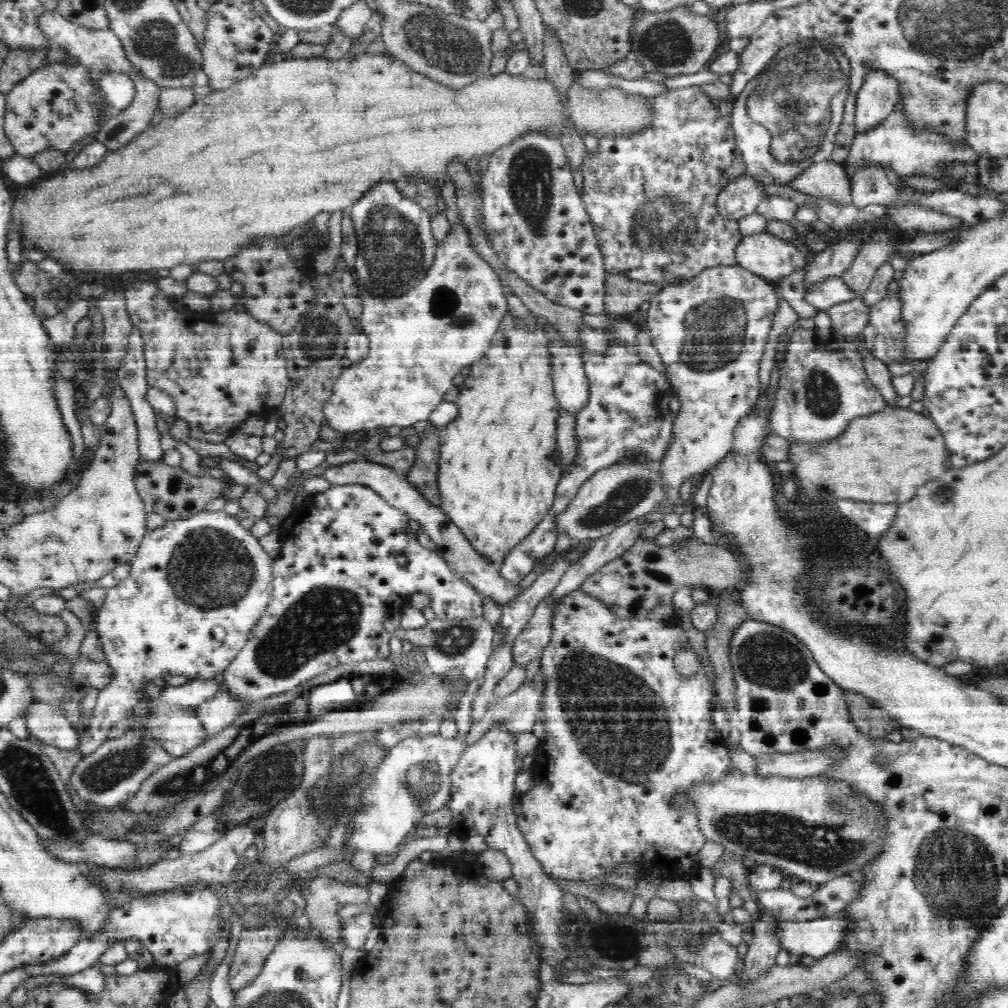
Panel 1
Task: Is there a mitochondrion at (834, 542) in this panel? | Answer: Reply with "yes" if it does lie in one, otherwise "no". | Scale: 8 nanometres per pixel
yes

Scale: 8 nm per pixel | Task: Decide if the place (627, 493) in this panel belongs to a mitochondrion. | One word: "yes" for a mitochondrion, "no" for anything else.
yes

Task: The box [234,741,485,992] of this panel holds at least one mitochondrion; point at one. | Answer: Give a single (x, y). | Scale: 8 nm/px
(271, 776)

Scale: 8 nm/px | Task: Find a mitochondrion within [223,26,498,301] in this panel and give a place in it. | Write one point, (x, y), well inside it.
(393, 249)

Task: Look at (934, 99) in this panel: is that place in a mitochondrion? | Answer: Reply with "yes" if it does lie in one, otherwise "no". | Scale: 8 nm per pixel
yes

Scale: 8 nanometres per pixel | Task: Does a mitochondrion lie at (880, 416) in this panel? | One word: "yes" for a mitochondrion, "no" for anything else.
no

